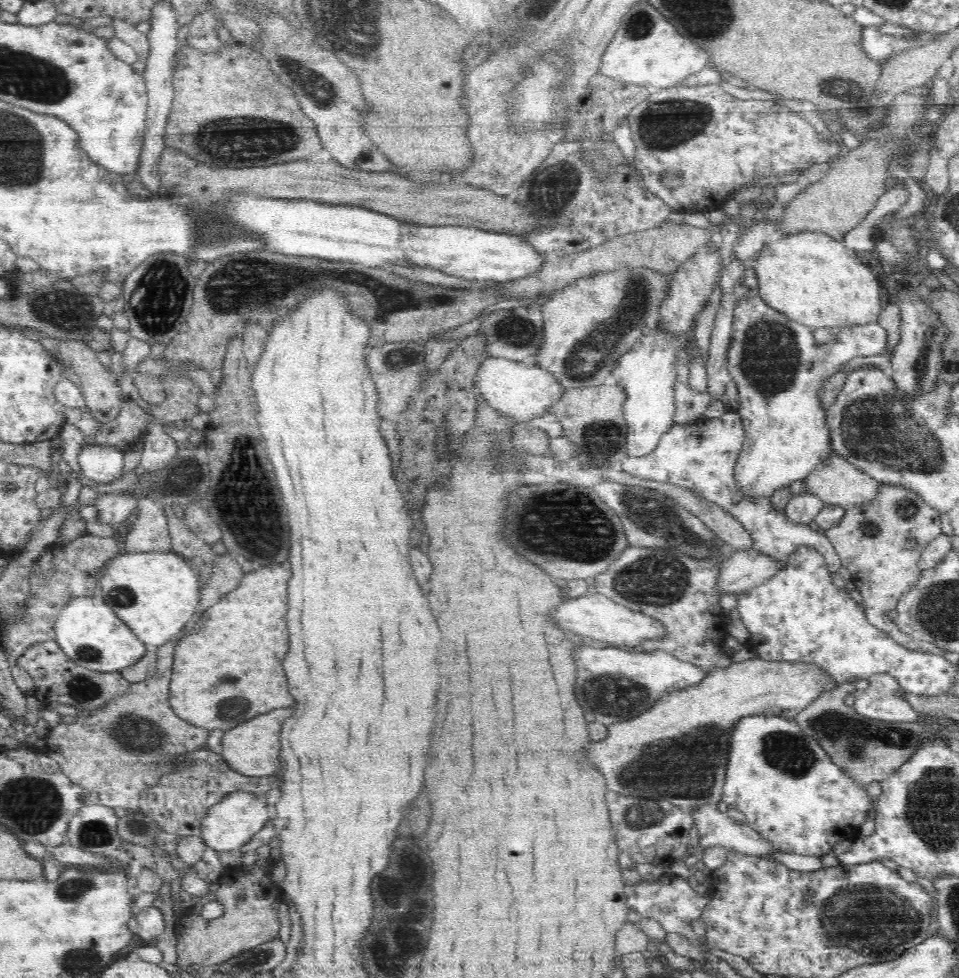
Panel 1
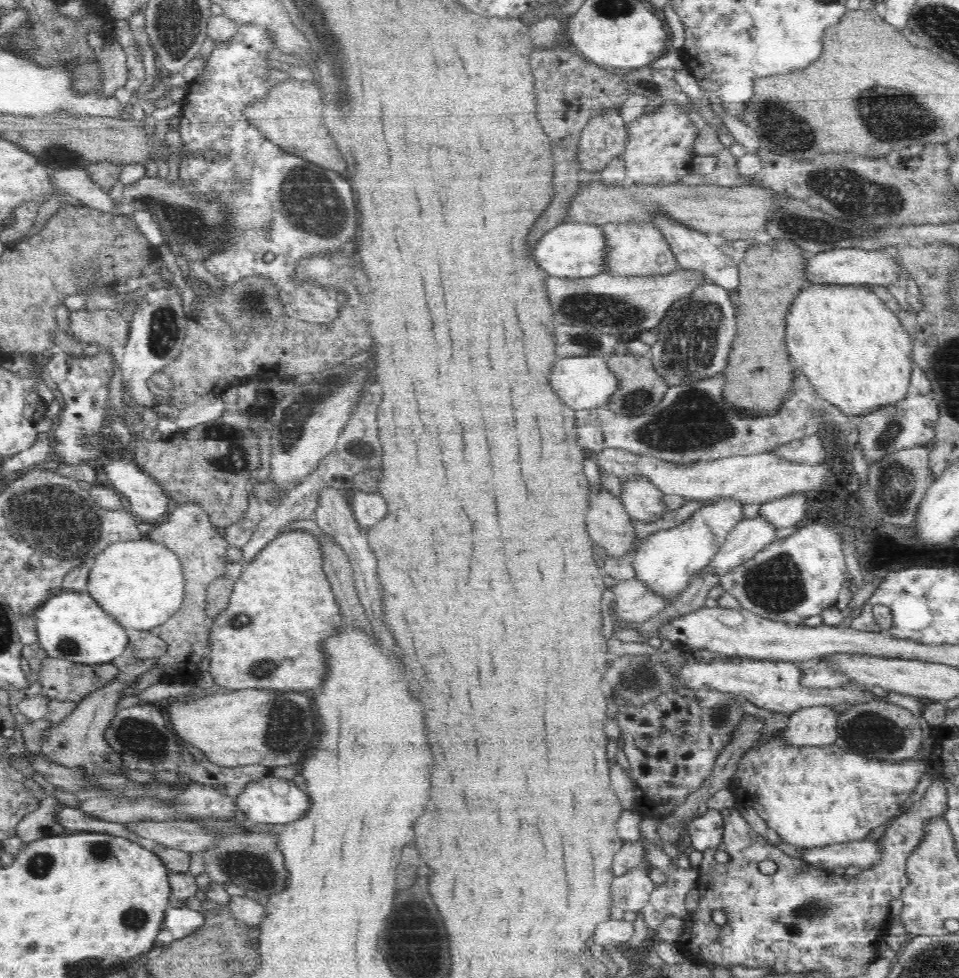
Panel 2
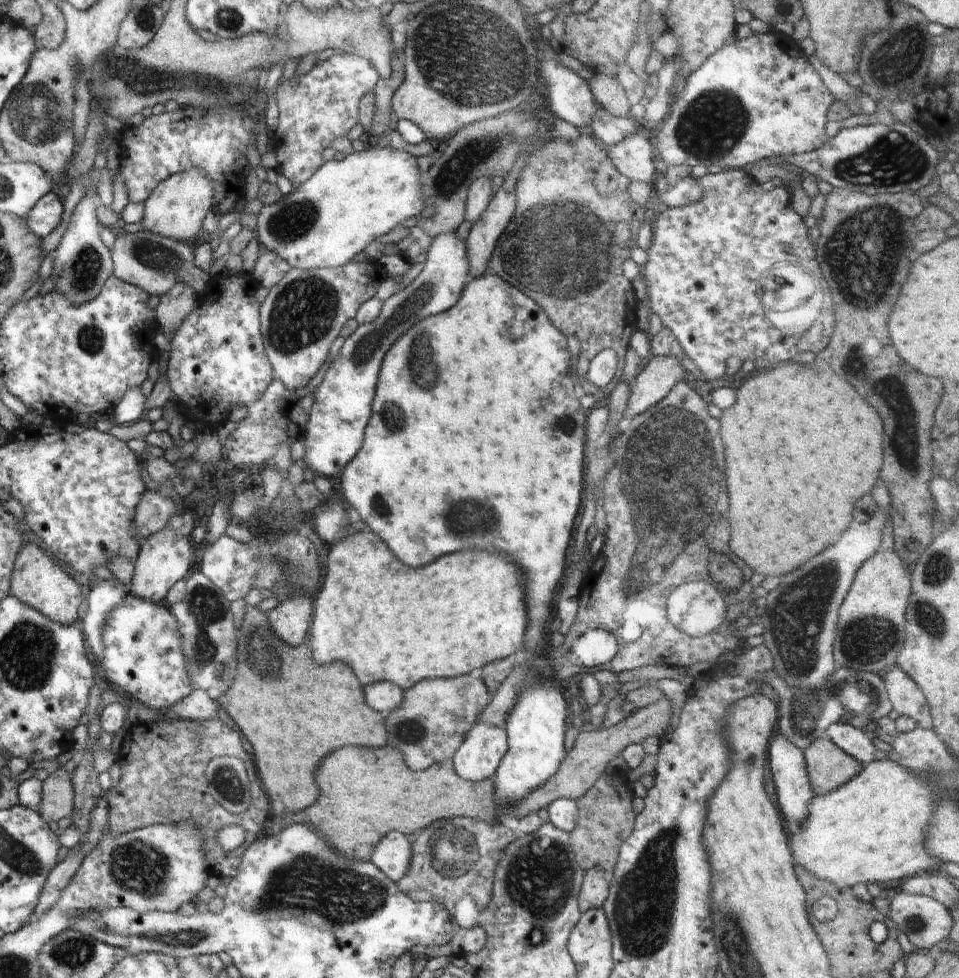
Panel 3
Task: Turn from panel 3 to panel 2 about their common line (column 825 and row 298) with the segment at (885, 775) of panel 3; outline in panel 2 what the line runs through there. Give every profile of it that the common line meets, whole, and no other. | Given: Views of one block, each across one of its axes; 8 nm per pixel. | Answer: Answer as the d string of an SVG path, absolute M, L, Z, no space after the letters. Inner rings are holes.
M808 284L794 299L786 316L785 339L798 371L812 384L816 395L850 417L863 417L909 396L913 360L910 335L900 319L870 288L840 284Z

